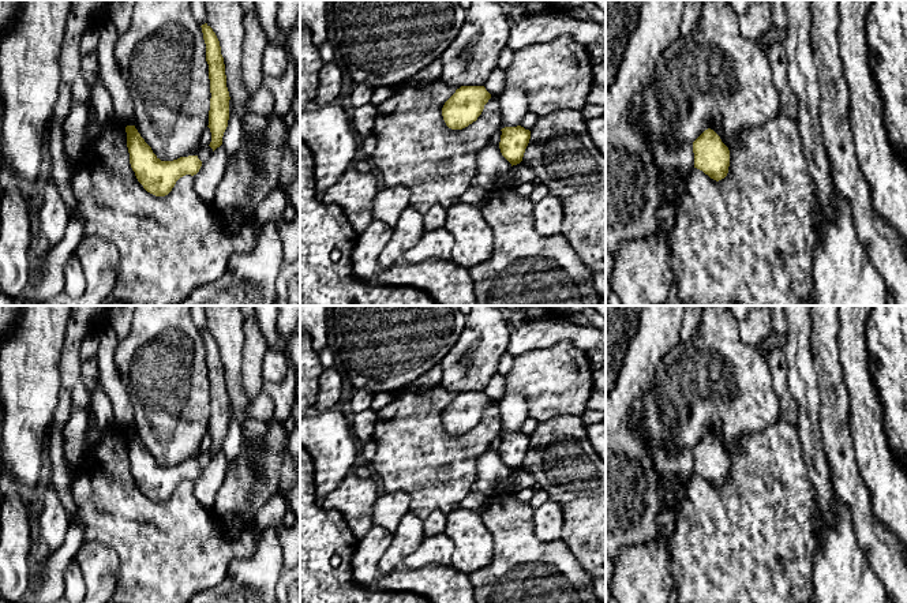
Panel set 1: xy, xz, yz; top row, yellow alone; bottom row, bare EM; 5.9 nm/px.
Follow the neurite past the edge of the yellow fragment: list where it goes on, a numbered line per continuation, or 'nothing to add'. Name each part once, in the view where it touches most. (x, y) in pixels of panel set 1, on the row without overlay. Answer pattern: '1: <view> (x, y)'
nothing to add

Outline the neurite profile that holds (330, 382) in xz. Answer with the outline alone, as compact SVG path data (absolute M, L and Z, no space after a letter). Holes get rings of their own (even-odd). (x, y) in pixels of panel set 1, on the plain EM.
M325 368L318 379L318 397L315 405L319 411L333 408L342 394L342 377L334 368Z

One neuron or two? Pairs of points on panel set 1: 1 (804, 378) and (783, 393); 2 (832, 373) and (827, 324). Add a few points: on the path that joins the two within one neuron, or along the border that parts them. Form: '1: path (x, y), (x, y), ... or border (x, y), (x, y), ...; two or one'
1: border (784, 356), (789, 386), (797, 404), (798, 419); two
2: path (827, 360), (827, 336); one

